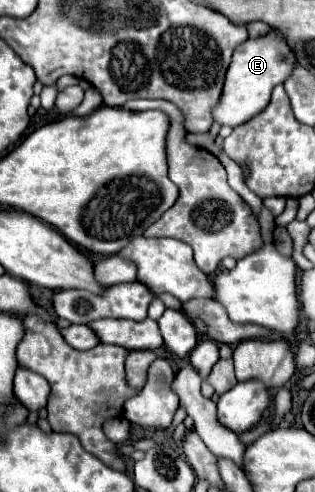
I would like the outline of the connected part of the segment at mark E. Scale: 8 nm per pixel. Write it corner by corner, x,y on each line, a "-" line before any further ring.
272,32
270,38
248,38
242,46
234,50
232,62
226,70
222,96
212,108
214,122
236,128
242,122
250,120
254,114
258,114
258,110
264,110
270,102
272,88
288,78
292,70
290,62
294,62
294,54
286,50
286,42
282,42
278,32

